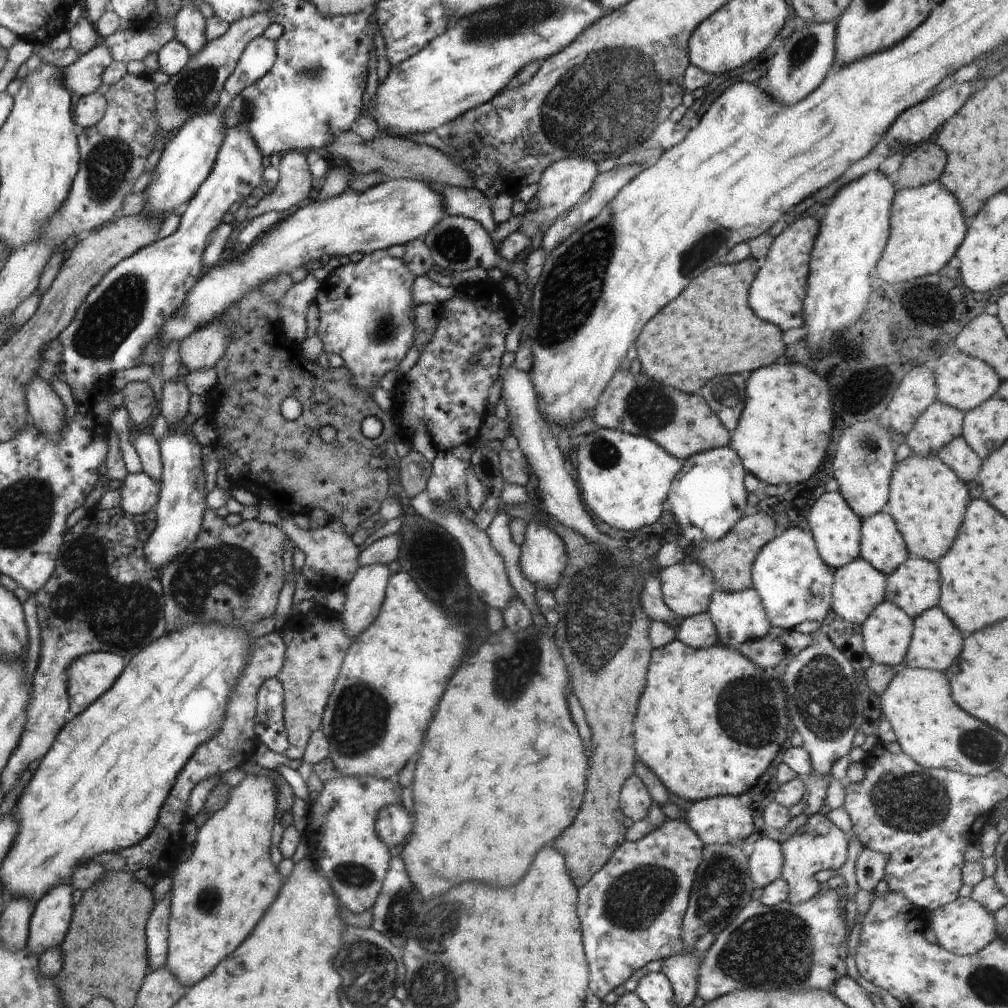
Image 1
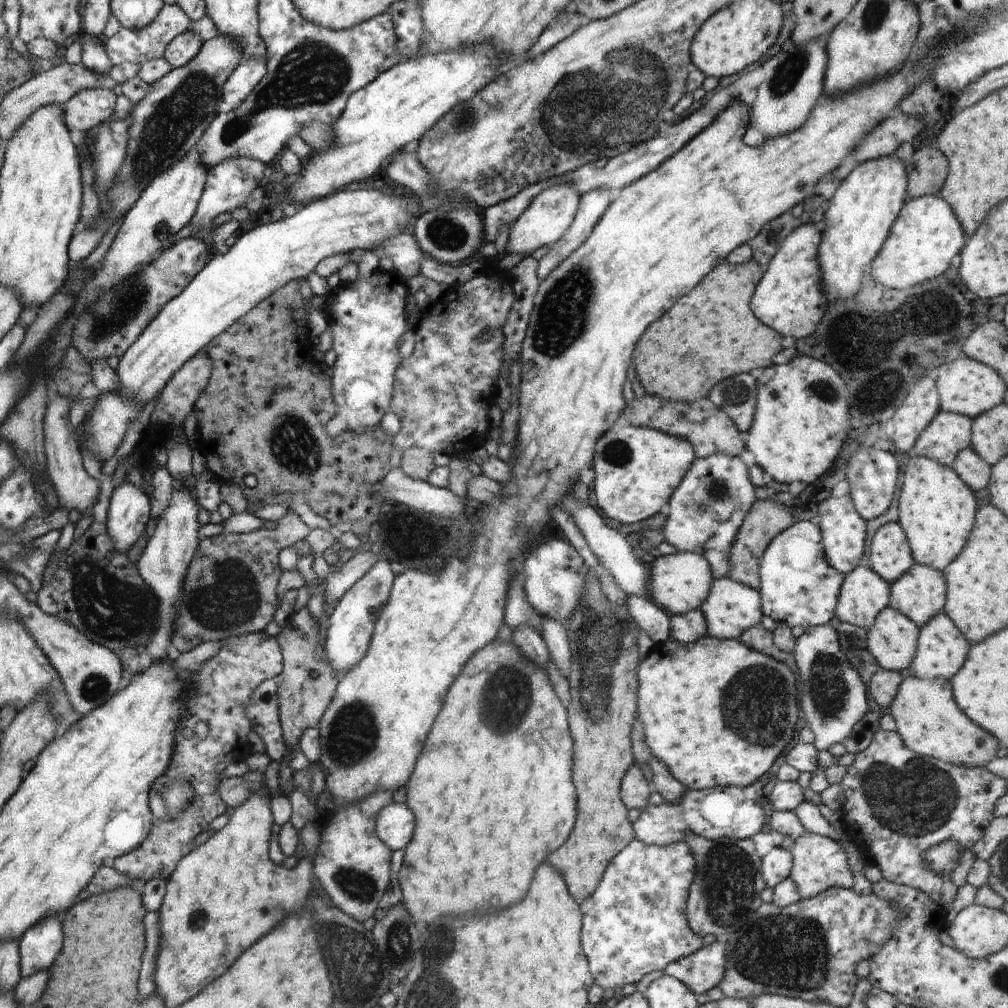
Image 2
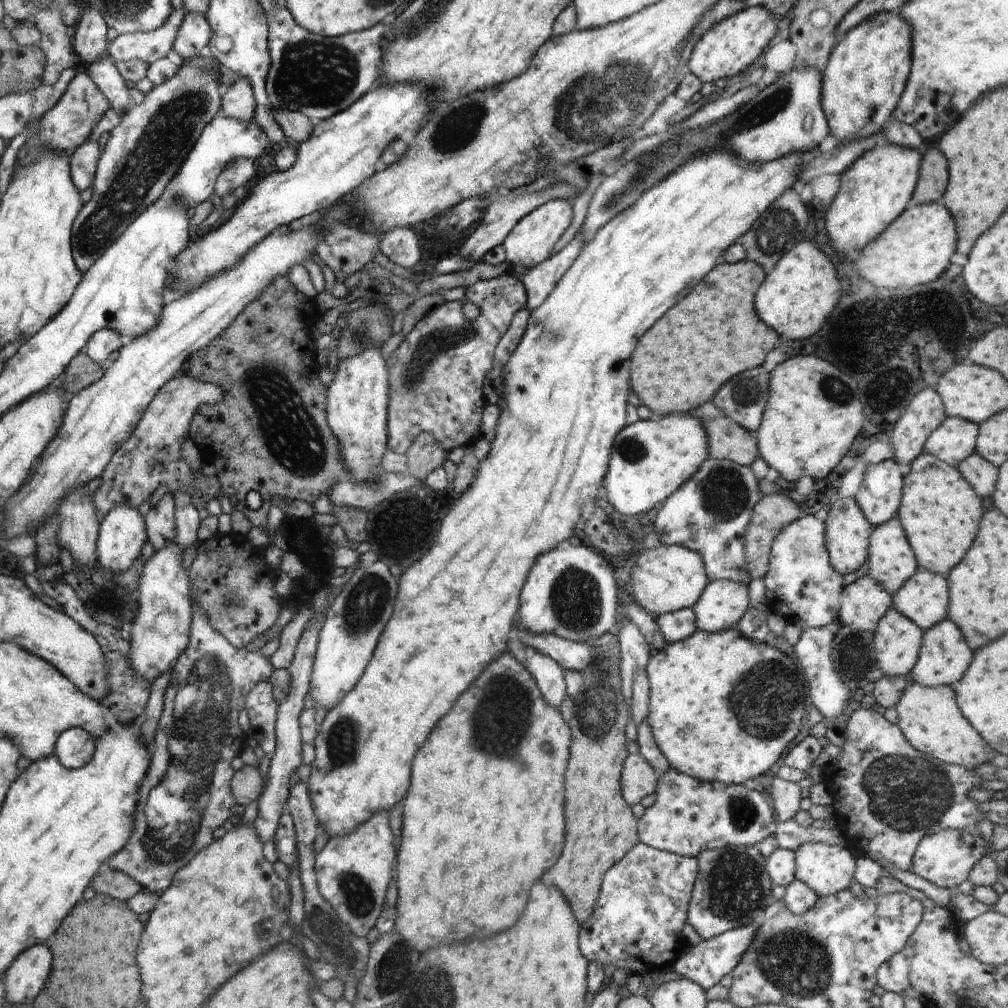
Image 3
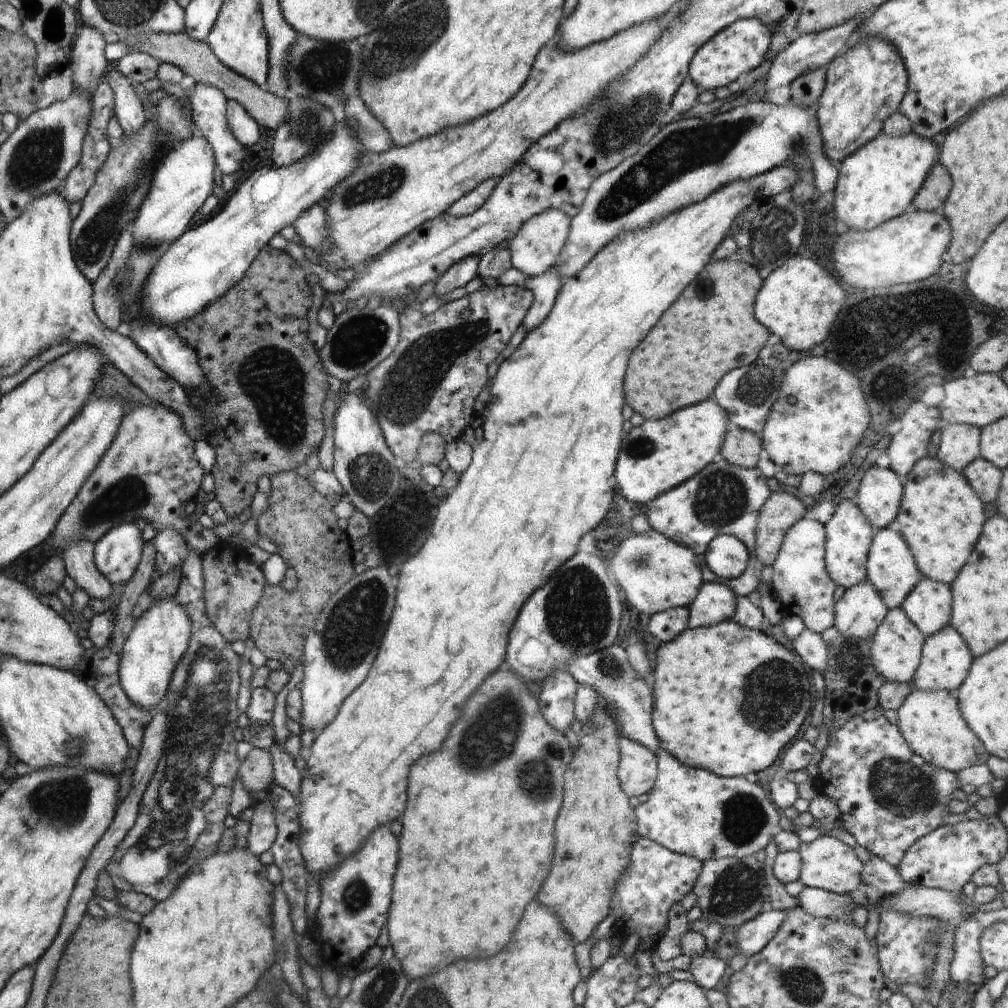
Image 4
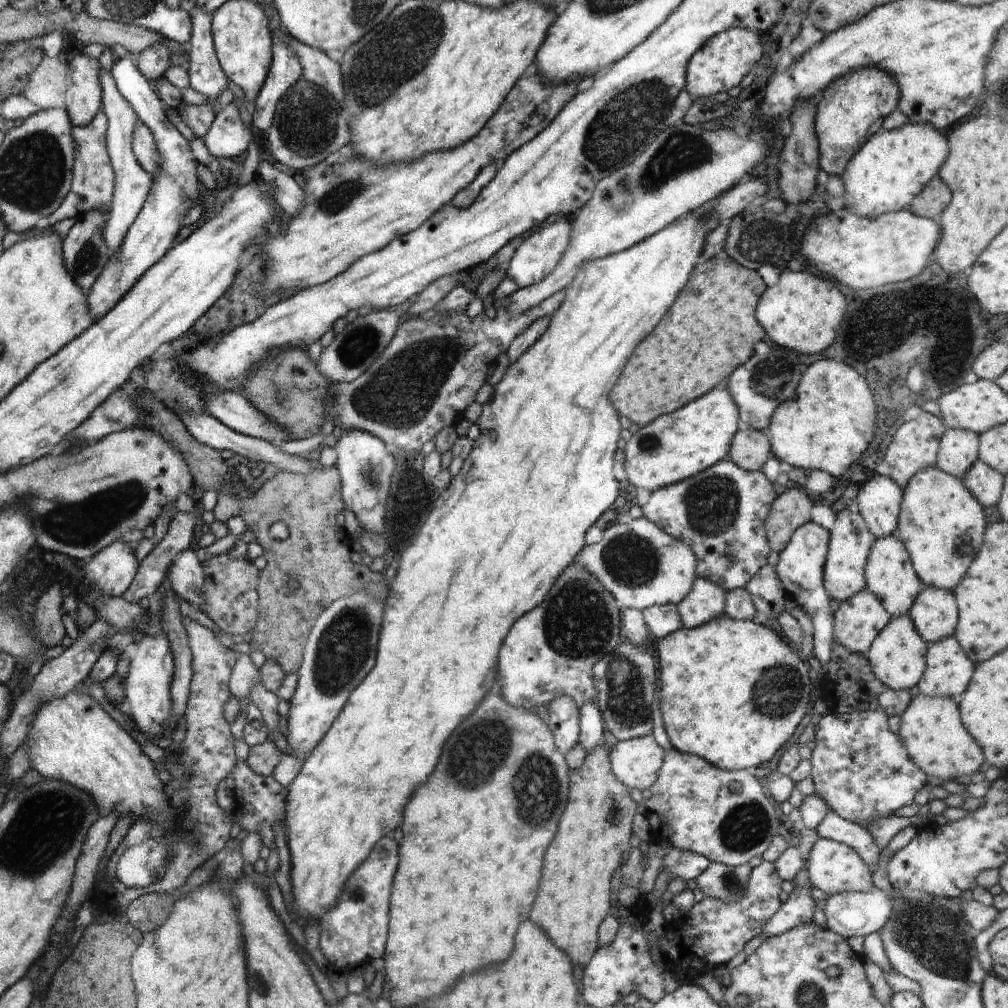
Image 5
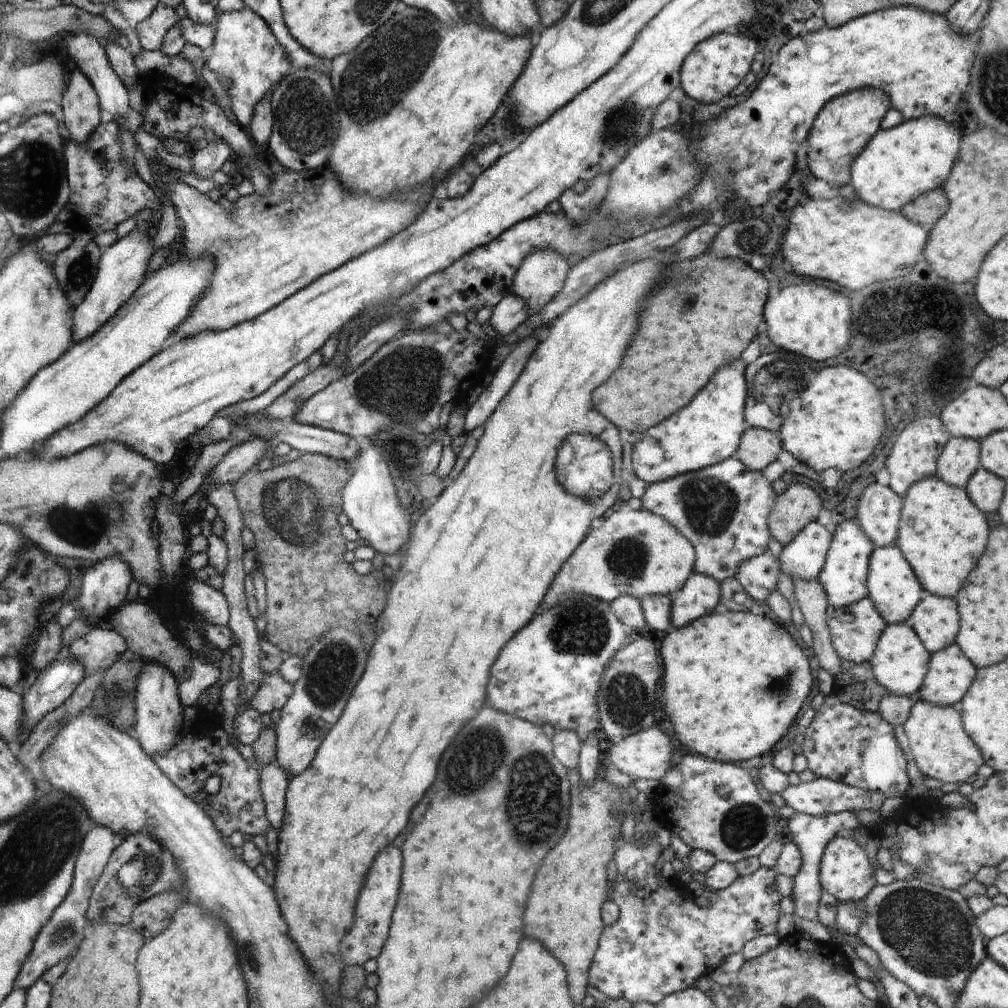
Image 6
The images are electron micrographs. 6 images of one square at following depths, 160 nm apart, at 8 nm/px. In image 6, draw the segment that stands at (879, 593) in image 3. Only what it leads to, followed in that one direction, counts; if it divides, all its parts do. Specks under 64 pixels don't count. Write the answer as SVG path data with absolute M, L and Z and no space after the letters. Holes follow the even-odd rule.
M869 597L847 607L834 609L827 623L831 641L838 656L842 661L856 664L870 662L876 650L878 639L887 625Z

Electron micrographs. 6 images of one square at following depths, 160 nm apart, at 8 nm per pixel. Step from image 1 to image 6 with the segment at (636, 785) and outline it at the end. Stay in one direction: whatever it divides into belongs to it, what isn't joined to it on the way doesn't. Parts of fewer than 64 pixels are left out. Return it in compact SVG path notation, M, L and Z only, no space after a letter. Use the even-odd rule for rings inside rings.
M656 724L607 745L615 768L633 778L659 780L670 768L672 740Z

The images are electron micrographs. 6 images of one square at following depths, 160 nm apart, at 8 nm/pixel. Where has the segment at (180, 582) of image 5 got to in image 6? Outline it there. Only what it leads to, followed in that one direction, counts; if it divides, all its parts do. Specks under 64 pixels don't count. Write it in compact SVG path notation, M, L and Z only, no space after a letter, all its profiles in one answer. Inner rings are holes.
M195 577L188 589L188 603L191 603L192 608L199 616L204 617L207 623L222 624L222 626L229 623L229 608L221 590L216 590Z

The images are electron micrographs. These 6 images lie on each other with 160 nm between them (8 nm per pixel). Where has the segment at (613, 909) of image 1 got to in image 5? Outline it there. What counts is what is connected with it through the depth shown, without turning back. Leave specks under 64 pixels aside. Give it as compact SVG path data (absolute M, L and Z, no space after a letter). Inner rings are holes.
M672 847L662 862L661 871L664 868L668 870L668 880L678 876L687 882L697 879L710 863L705 856Z

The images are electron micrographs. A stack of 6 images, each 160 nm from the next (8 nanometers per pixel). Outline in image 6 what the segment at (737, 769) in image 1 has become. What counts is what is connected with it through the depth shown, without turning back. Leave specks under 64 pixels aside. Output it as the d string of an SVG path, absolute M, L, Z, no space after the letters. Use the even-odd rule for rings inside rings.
M726 610L726 612L712 611L682 628L671 628L660 644L659 656L662 658L662 662L664 662L664 686L661 683L659 687L660 701L664 702L664 706L666 706L667 715L670 716L671 723L673 724L678 740L682 744L682 748L691 754L699 754L705 759L712 758L713 761L723 763L744 762L744 760L750 760L750 758L754 758L755 756L760 757L765 752L769 752L776 742L786 735L788 728L796 720L796 716L798 716L804 700L808 698L810 688L812 688L813 674L810 673L811 664L808 661L808 657L800 649L800 645L796 643L796 639L791 634L791 631L766 616L753 614L749 610L746 612L729 610Z

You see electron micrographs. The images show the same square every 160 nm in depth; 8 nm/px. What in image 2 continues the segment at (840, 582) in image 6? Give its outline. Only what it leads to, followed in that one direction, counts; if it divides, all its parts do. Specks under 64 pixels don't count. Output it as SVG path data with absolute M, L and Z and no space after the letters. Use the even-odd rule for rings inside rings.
M850 494L843 497L828 496L819 504L821 537L827 561L838 571L847 575L860 563L866 542L866 523L856 510Z

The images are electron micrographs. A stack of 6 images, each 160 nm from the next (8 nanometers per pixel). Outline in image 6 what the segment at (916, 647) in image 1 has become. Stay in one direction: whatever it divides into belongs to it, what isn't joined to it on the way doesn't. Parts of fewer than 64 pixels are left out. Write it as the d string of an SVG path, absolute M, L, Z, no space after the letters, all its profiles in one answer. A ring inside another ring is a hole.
M954 642L931 654L928 672L915 698L956 707L971 687L977 669Z

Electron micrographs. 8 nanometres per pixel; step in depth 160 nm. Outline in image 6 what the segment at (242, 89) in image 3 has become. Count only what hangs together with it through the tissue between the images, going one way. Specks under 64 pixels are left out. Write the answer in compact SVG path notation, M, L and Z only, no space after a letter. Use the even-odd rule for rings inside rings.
M219 137L215 144L195 150L192 157L194 170L201 179L218 173L226 160L234 159L231 148Z

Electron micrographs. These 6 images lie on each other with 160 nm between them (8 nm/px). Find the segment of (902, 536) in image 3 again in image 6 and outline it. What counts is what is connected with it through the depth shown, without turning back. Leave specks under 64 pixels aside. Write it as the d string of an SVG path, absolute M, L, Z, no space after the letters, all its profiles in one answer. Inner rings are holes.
M896 545L874 547L869 560L867 589L869 599L887 624L909 622L912 611L927 594L914 569Z

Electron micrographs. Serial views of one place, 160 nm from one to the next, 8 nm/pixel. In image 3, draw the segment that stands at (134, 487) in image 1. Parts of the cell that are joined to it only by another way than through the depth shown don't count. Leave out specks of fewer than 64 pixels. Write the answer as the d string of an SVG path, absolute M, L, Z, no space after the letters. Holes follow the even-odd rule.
M119 505L99 521L97 562L114 574L128 570L146 544L144 517L138 510Z

